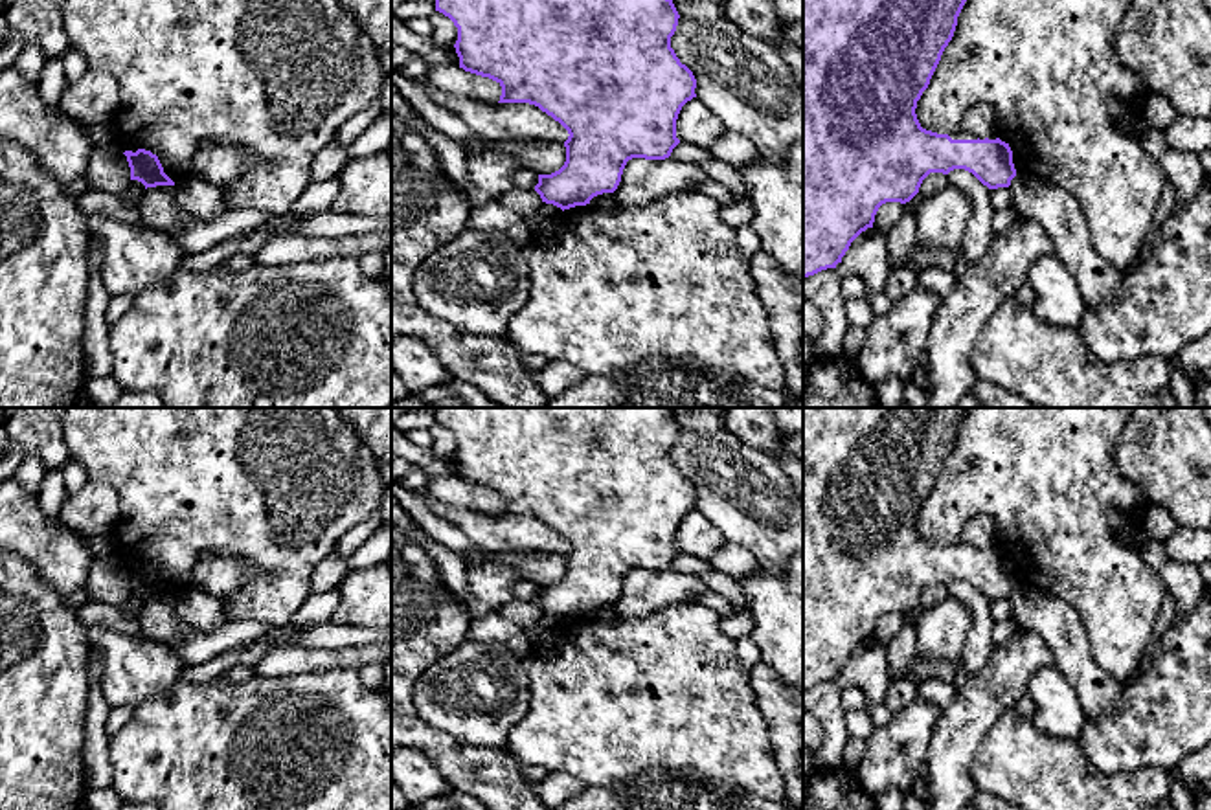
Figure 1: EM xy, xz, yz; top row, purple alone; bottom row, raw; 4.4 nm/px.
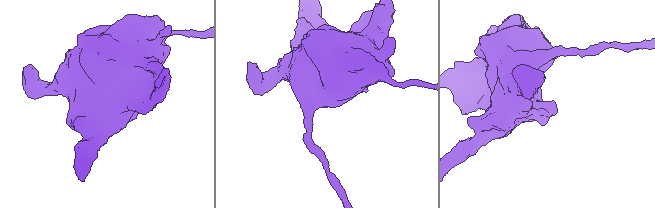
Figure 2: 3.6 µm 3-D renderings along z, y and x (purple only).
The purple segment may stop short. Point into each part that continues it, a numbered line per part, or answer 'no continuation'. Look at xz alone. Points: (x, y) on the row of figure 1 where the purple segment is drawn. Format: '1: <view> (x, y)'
no continuation

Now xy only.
no continuation

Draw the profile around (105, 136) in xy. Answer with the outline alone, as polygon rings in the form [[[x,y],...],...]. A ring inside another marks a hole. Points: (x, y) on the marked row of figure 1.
[[[92,125],[92,127],[83,127],[85,134],[92,140],[94,149],[96,147],[105,147],[112,151],[121,151],[119,138],[114,130],[114,125]]]

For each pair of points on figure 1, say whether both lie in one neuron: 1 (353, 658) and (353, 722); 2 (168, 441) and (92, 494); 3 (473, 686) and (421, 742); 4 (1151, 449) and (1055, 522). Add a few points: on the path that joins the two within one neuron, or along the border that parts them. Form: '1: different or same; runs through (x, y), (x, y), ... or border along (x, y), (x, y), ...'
1: different; border along (355, 669), (331, 669), (311, 674)
2: different; border along (89, 480), (114, 489), (120, 507), (116, 528)
3: different; border along (412, 691), (416, 711), (429, 724), (473, 748)
4: different; border along (1121, 430), (1116, 465), (1143, 491), (1149, 502)

